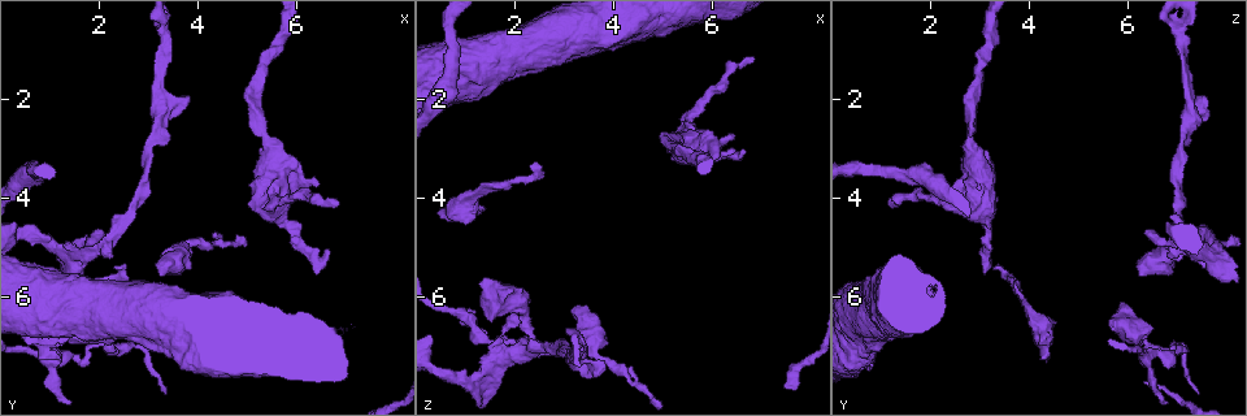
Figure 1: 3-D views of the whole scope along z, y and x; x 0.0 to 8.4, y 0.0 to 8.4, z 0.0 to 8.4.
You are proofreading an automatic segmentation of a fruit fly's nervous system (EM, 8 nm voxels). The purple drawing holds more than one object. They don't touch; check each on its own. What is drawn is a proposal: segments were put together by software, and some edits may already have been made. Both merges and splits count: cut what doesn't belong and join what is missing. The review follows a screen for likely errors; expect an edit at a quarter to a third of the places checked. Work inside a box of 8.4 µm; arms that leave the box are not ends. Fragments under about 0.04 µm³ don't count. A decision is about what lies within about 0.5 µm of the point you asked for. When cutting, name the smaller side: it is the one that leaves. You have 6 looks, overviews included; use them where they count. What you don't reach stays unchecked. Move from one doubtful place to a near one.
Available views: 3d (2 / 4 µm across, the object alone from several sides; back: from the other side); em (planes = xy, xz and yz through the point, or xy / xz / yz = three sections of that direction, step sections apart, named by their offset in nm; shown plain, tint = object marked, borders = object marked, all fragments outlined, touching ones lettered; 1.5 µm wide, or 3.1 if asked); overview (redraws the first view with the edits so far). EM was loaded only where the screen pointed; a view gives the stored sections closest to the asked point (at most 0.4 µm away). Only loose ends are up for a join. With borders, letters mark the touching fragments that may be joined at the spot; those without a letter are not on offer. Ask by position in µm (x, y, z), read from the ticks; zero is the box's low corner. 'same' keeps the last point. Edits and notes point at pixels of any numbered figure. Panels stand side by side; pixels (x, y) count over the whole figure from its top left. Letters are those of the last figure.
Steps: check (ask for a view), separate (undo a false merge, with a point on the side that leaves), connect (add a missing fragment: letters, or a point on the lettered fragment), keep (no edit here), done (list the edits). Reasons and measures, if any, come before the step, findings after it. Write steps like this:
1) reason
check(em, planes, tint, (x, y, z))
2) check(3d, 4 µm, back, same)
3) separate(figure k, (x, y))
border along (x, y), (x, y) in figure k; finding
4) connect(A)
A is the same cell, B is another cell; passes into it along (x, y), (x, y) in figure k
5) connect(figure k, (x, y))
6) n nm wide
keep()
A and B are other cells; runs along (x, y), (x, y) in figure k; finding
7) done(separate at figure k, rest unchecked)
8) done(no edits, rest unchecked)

stops while still wide
check(em, planes, borders, (6.45, 3.75, 2.80))

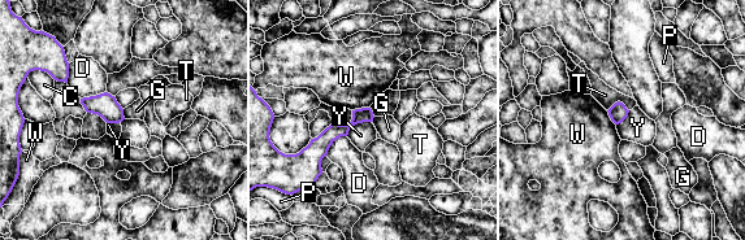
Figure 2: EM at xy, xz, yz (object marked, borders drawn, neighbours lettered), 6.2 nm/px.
keep()
C, D, G, P, T, W and Y are other cells; runs along (367, 110), (317, 148), (313, 169) in figure 2; none of them fits

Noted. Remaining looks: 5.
thin end
check(3d, 4 µm, back, (6.80, 4.20, 1.15))

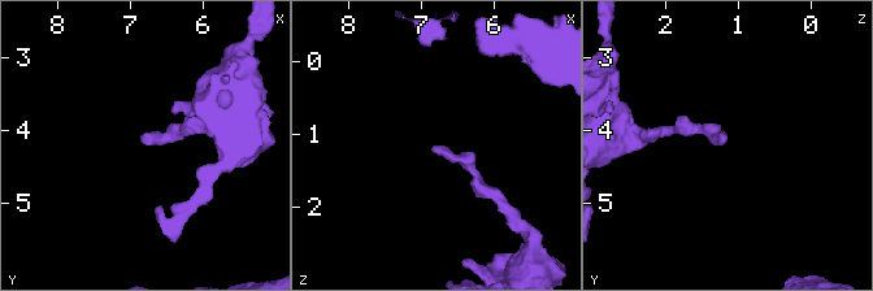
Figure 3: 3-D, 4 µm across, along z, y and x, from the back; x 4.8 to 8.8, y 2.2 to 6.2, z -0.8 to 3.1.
now the EM
check(em, yz, step 4, borders, (6.85, 4.15, 1.20))

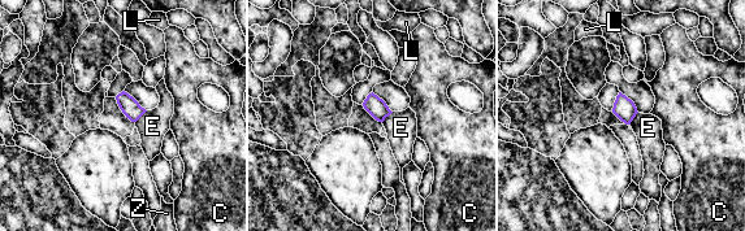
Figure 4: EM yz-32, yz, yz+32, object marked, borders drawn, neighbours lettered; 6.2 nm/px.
check(em, planes, borders, same)

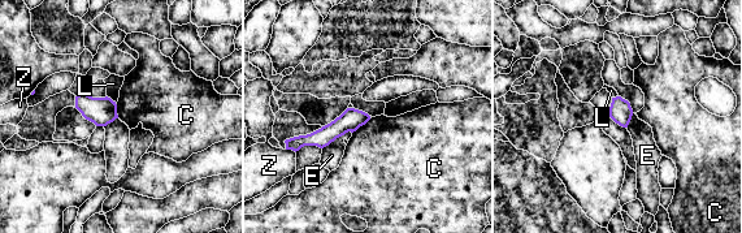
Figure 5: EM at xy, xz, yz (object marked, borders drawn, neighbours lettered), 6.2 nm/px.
keep()
C, E, L and Z are other cells; border along (370, 119), (352, 133) in figure 5; none of them fits

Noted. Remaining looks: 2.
thin end
check(em, planes, borders, (3.85, 2.00, 7.40))

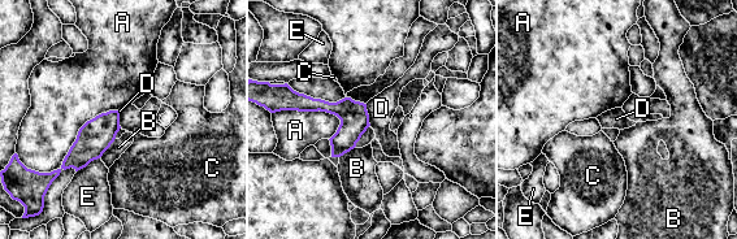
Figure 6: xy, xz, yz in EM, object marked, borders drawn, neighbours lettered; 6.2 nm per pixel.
keep()
A, B, C, D and E are other cells; border along (365, 104), (371, 125) in figure 6; none of them fits

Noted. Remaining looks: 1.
done(no edits, rest unchecked)

